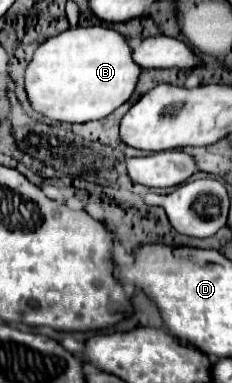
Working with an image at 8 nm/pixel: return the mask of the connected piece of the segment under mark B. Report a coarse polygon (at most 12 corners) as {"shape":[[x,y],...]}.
{"shape":[[105,26],[43,42],[31,106],[101,120],[139,82],[131,40]]}

